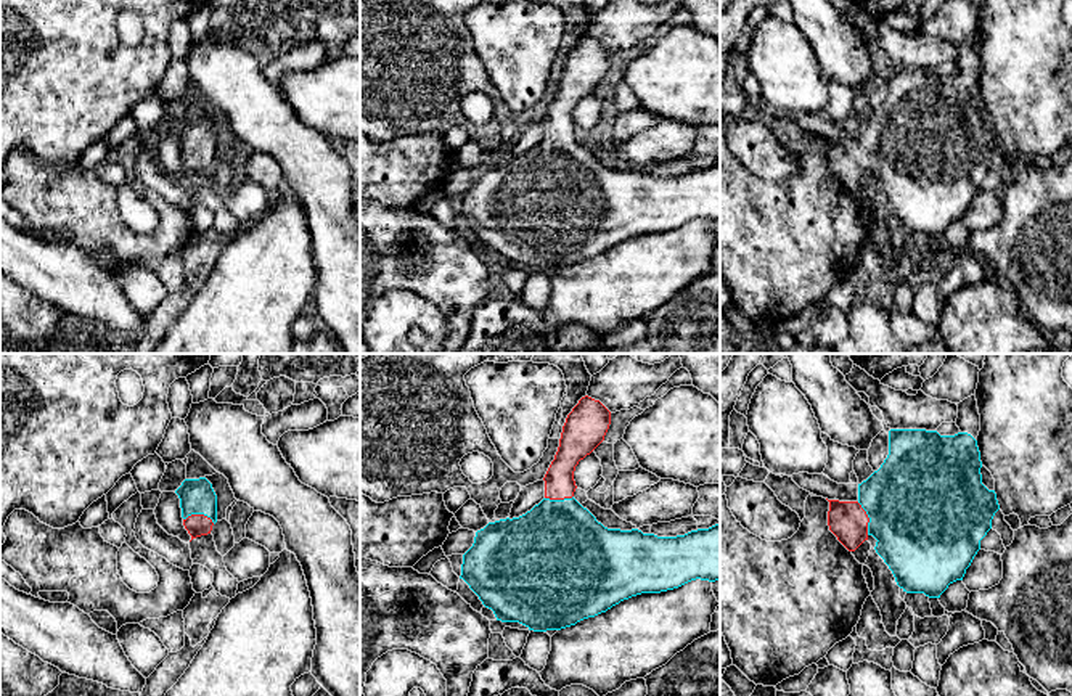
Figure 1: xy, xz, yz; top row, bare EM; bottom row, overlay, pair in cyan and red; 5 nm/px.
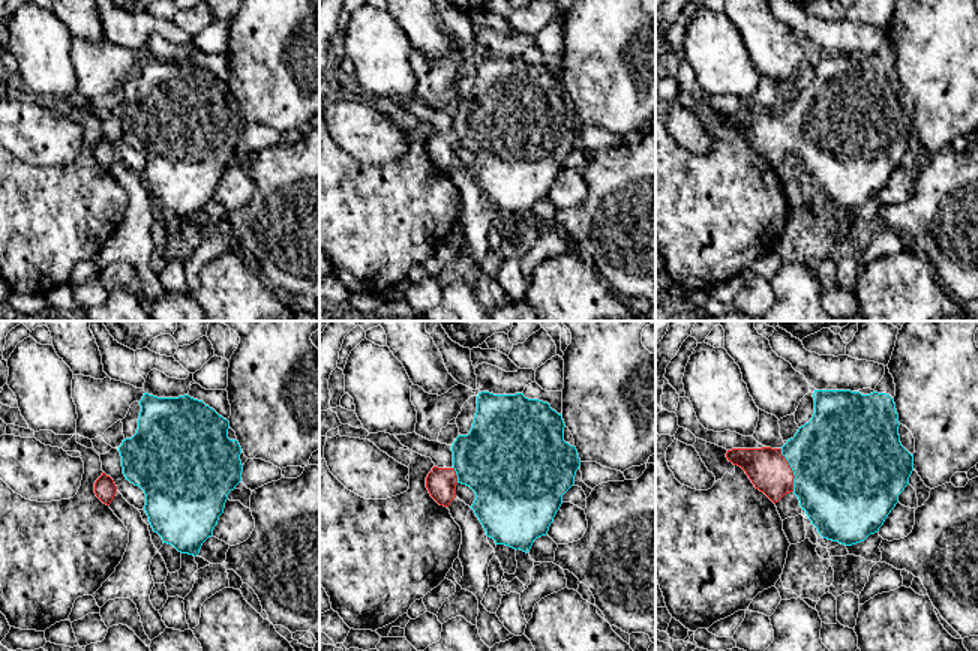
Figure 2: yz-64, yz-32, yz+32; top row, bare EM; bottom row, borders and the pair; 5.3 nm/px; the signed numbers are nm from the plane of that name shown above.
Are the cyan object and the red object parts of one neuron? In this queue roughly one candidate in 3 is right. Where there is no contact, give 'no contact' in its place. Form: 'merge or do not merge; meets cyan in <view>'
merge; meets cyan in yz

